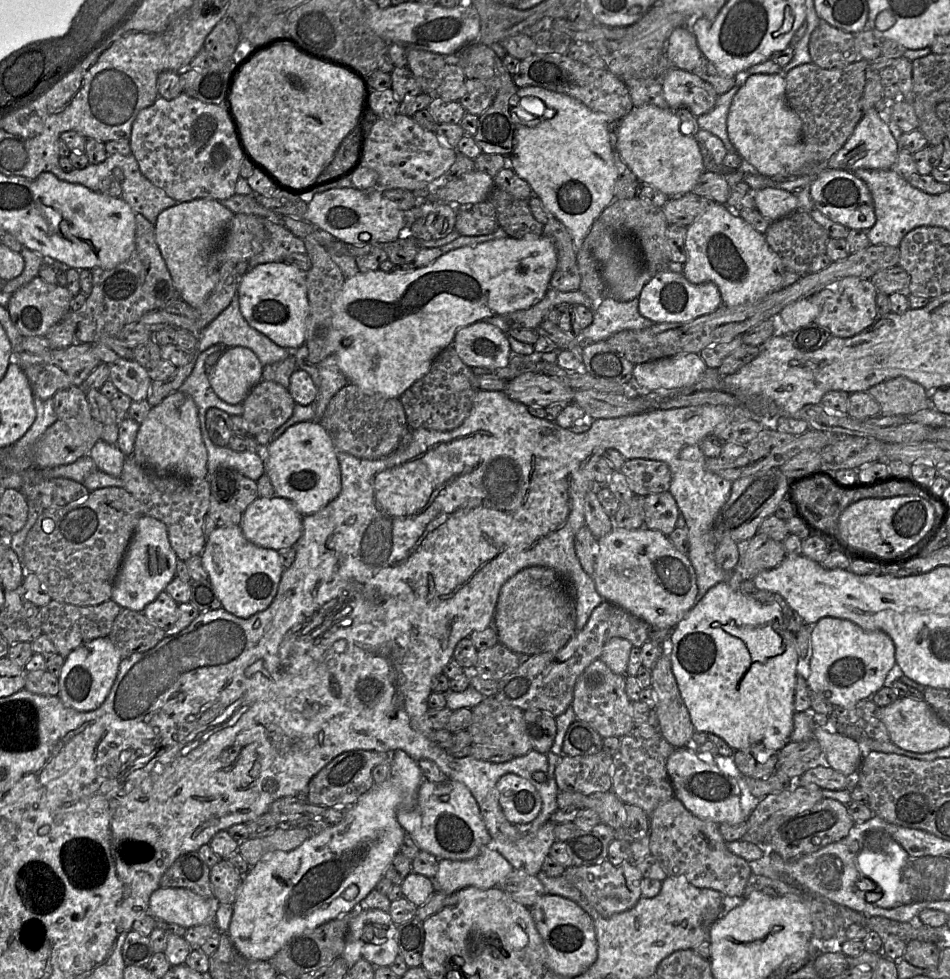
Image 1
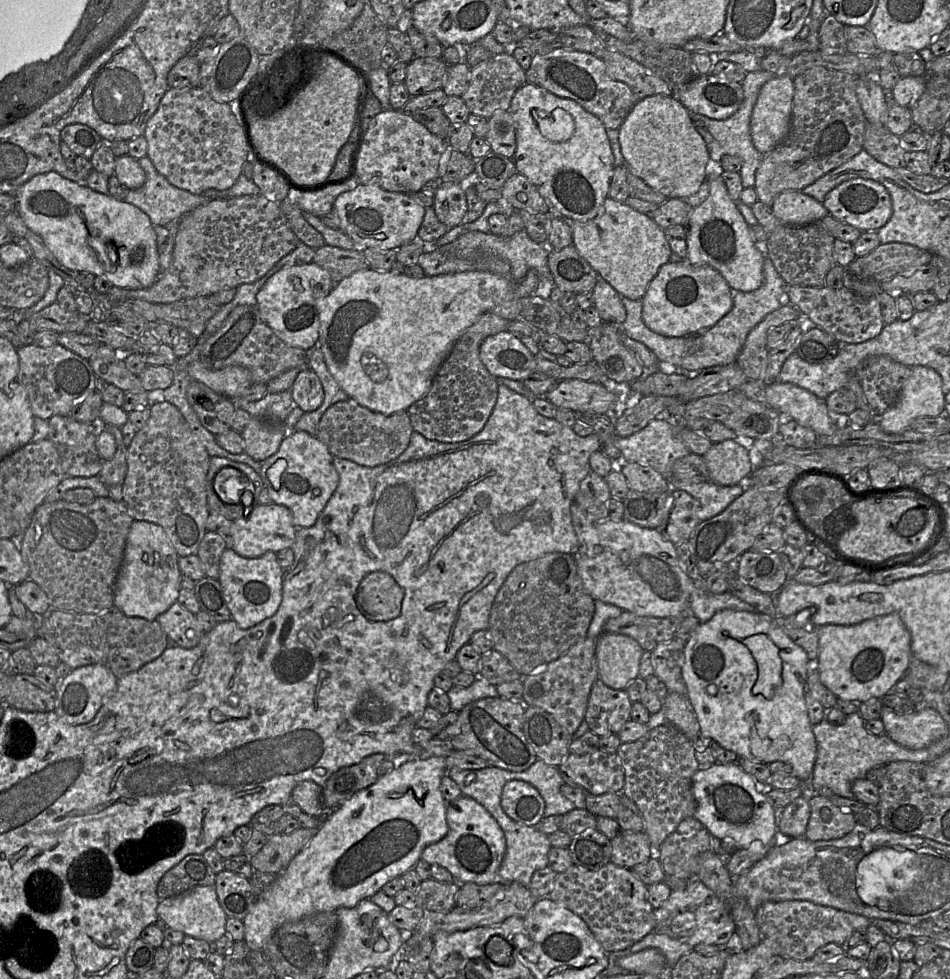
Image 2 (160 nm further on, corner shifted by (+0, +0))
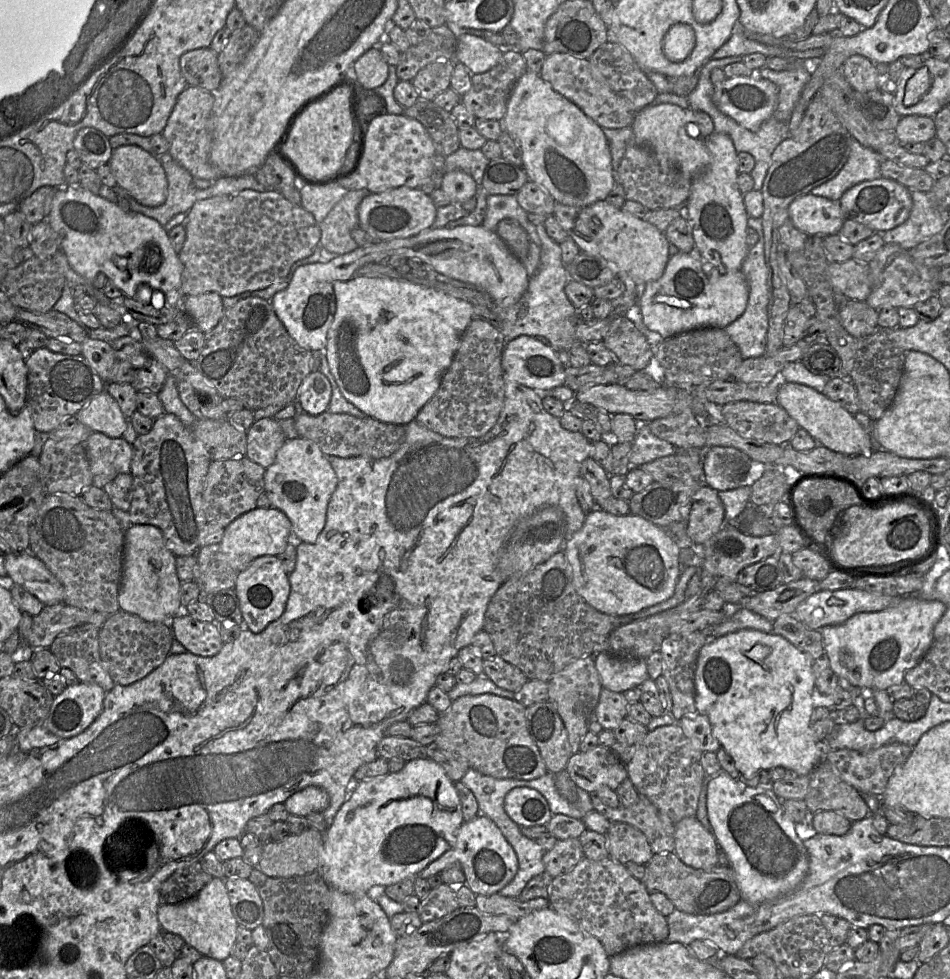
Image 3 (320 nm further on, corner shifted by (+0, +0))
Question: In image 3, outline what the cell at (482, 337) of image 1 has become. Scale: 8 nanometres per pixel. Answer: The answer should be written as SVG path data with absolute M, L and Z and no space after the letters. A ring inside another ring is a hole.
M520 335L505 344L502 368L509 378L533 390L548 390L565 383L566 366L561 363L557 352L528 335Z

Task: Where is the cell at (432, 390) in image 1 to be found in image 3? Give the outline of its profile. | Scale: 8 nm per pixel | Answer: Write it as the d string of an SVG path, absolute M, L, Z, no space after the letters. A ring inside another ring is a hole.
M473 318L465 329L451 365L433 397L415 420L449 438L480 437L497 422L504 404L502 352L504 338L492 324Z

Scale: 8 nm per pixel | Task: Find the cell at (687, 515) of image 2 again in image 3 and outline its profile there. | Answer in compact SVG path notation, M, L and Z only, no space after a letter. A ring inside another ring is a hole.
M703 484L693 495L687 520L687 533L691 540L702 545L725 525L725 509L718 491Z

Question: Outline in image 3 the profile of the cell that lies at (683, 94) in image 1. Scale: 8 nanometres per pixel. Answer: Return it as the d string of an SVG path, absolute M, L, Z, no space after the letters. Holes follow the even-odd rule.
M757 73L751 77L737 76L726 78L720 86L714 86L713 100L722 113L754 132L759 130L762 124L773 116L778 103L778 87L771 81L760 78Z

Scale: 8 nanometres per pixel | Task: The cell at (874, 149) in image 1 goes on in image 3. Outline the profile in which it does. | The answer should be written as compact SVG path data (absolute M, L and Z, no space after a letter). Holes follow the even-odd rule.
M858 54L850 56L843 63L842 72L851 87L858 92L883 88L882 78L875 68L875 63L867 57Z

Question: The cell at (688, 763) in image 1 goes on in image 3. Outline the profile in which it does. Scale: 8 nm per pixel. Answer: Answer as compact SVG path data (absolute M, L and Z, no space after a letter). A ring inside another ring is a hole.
M720 772L707 781L707 815L711 832L729 857L741 898L758 905L795 890L809 869L809 855L782 801L771 786L750 787Z

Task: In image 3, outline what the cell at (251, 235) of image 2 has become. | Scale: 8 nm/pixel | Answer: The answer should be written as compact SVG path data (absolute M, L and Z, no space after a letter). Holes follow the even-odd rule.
M242 190L241 192L239 192L238 194L226 194L226 195L218 195L215 197L211 197L211 198L207 198L207 199L203 199L200 201L197 201L192 207L191 209L188 211L187 213L187 218L185 220L186 224L185 224L185 228L186 228L186 240L184 242L183 248L181 249L181 251L178 253L179 259L183 264L183 271L181 274L181 289L182 289L182 293L183 293L183 304L184 304L184 297L189 297L189 296L194 296L194 295L200 295L203 293L218 293L221 297L233 297L237 294L240 294L242 292L246 292L246 291L255 291L255 290L261 290L264 288L267 288L268 286L279 282L281 279L283 279L284 277L286 277L291 269L291 266L298 260L301 260L303 258L306 258L308 256L310 256L315 248L320 245L320 237L321 237L321 230L320 230L320 224L321 223L317 223L315 218L313 217L313 215L308 212L307 210L305 210L302 206L297 206L297 205L293 205L292 203L290 203L287 199L285 199L284 196L281 195L280 192L278 191L266 191L266 192L257 192L254 190Z

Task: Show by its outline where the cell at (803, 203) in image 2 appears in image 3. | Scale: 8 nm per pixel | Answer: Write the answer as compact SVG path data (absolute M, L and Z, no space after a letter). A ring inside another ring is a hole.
M811 193L796 198L788 212L792 224L807 235L838 235L846 220L839 201Z

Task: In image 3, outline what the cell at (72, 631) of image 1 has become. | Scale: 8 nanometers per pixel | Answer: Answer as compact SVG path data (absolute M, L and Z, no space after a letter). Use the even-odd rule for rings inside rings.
M75 629L58 636L49 649L60 667L70 669L80 682L97 684L109 692L116 684L100 657L99 630Z

